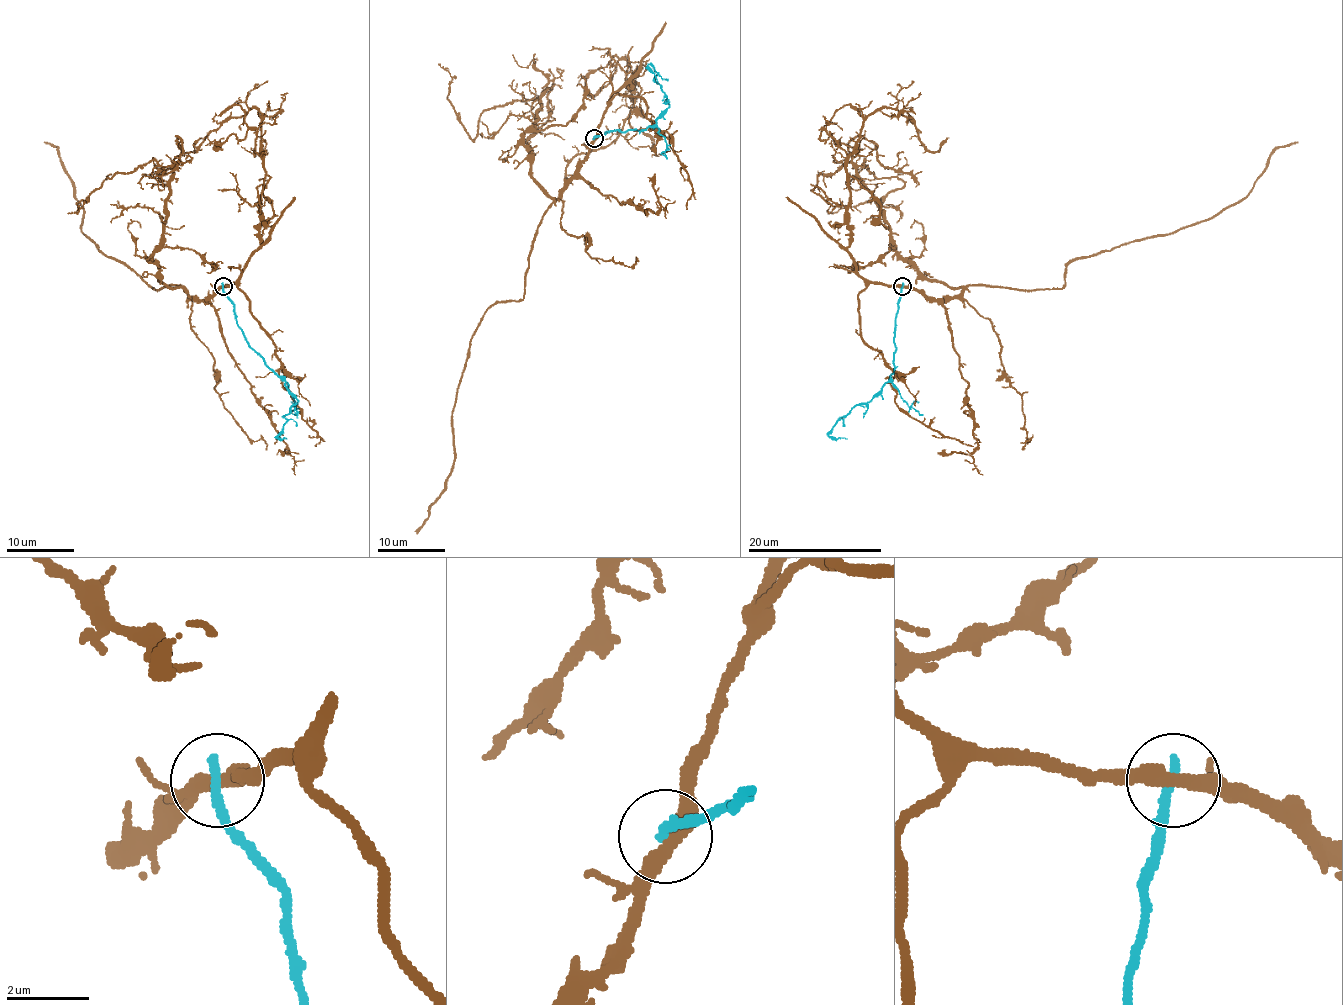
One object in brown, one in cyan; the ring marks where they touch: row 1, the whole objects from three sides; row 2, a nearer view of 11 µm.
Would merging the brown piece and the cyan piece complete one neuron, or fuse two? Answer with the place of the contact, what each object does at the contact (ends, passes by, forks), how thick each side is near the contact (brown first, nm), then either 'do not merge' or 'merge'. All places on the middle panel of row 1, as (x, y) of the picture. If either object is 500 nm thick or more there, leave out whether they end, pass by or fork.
at (594, 138); brown passes by; cyan ends there; 380 nm thick on the brown side, 280 nm on the other; do not merge

